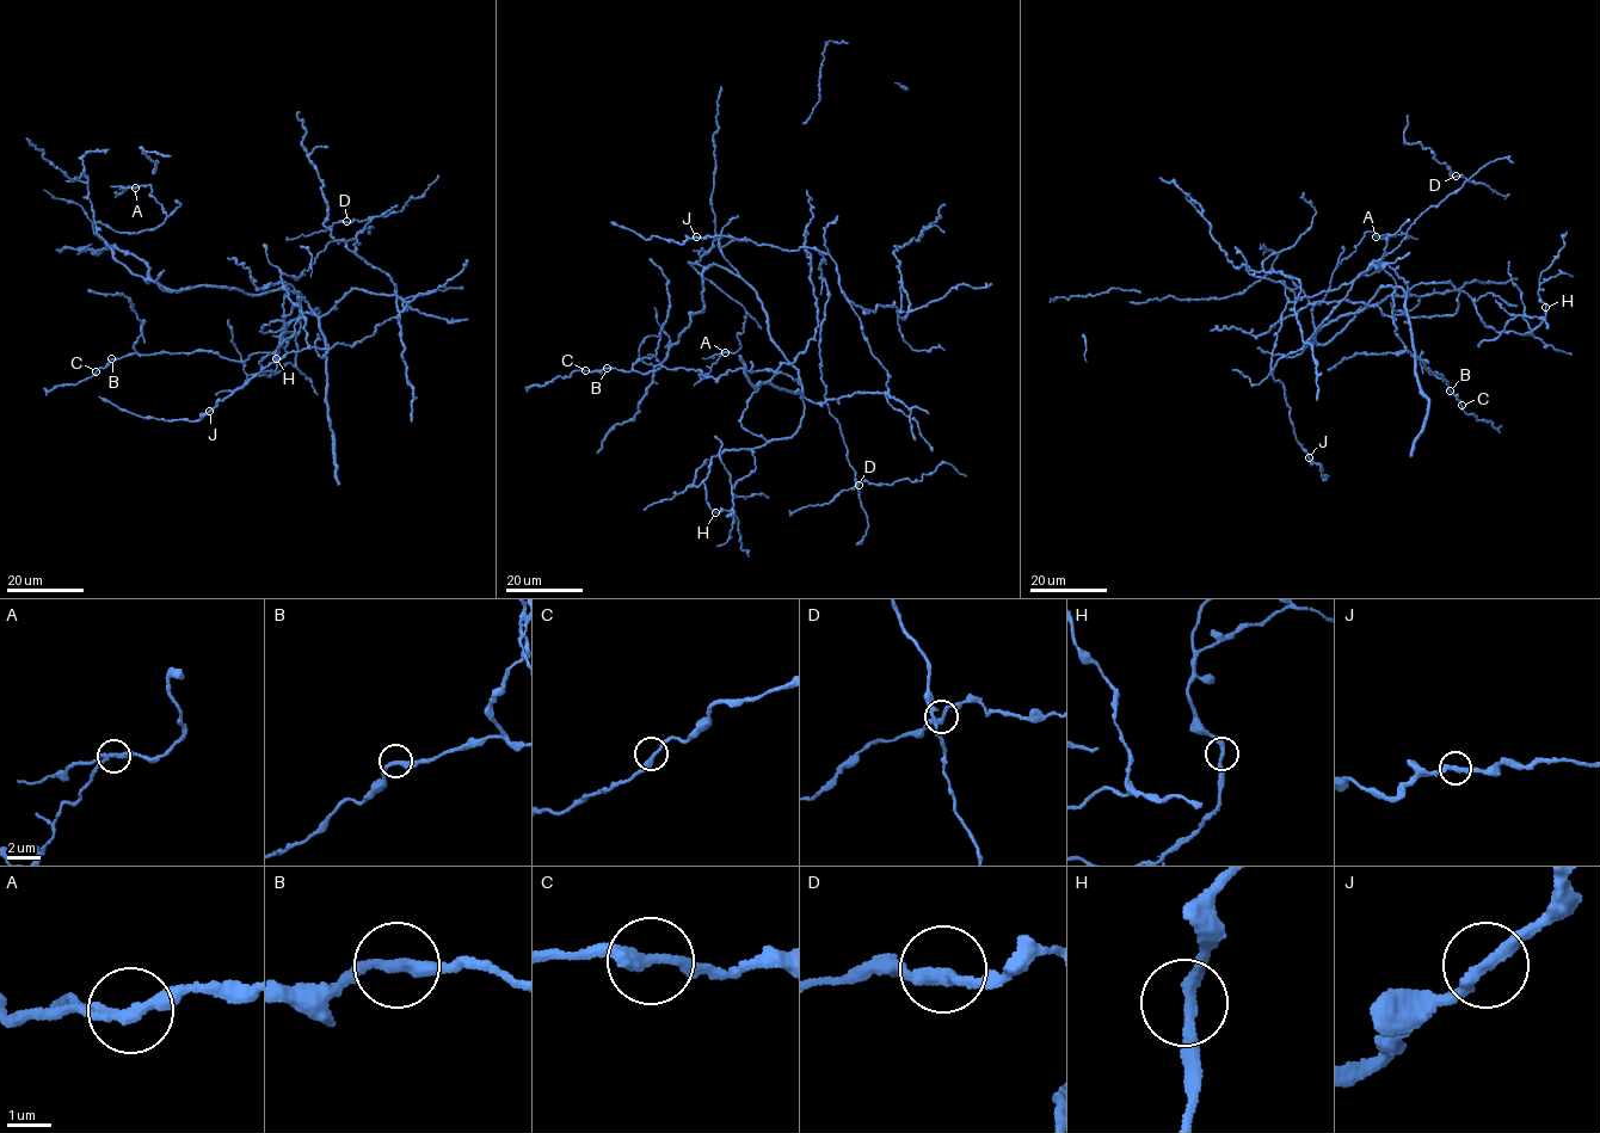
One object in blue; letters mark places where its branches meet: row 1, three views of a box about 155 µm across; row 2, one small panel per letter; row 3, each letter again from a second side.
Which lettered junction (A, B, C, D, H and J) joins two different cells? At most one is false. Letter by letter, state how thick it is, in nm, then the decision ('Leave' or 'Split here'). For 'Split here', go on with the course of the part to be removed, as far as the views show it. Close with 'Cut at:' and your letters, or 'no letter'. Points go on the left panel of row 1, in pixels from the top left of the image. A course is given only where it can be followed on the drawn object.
A: Thickness 280 nm. Split here. Course of the part to remove: (135, 188), (110, 186)
B: Thickness 280 nm. Leave
C: Thickness 280 nm. Leave
D: Thickness 280 nm. Leave
H: Thickness 280 nm. Leave
J: Thickness 280 nm. Leave
Cut at: A

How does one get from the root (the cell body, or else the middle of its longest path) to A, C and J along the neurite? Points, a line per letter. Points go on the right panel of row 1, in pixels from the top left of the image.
A: (1386, 263), (1407, 295), (1380, 287), (1362, 309), (1323, 325), (1312, 348), (1312, 303), (1365, 234), (1377, 235)
C: (1386, 263), (1408, 288), (1407, 295), (1397, 287), (1392, 294), (1395, 332), (1429, 373), (1444, 376), (1462, 405)
J: (1386, 263), (1372, 259), (1302, 349), (1281, 357), (1272, 369), (1274, 380), (1285, 389), (1297, 438), (1309, 457)

